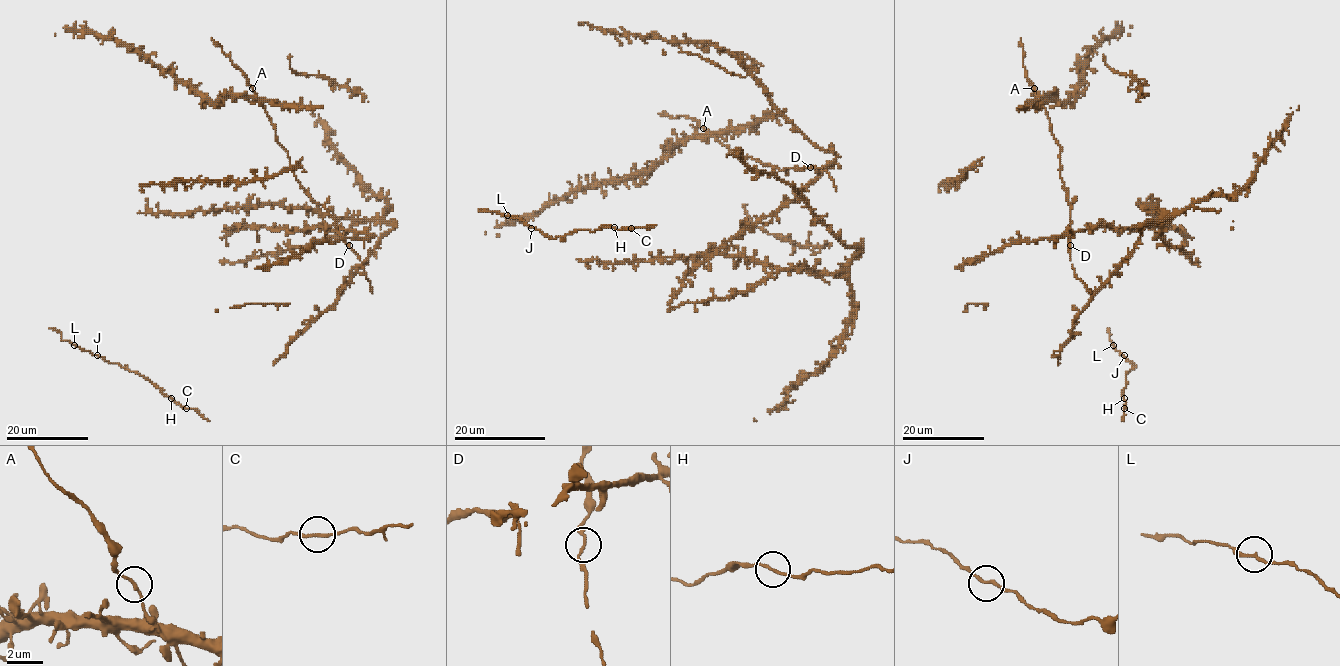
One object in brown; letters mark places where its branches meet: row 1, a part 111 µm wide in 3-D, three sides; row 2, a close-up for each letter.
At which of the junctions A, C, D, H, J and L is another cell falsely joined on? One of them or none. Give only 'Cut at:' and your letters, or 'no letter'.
Cut at: no letter

